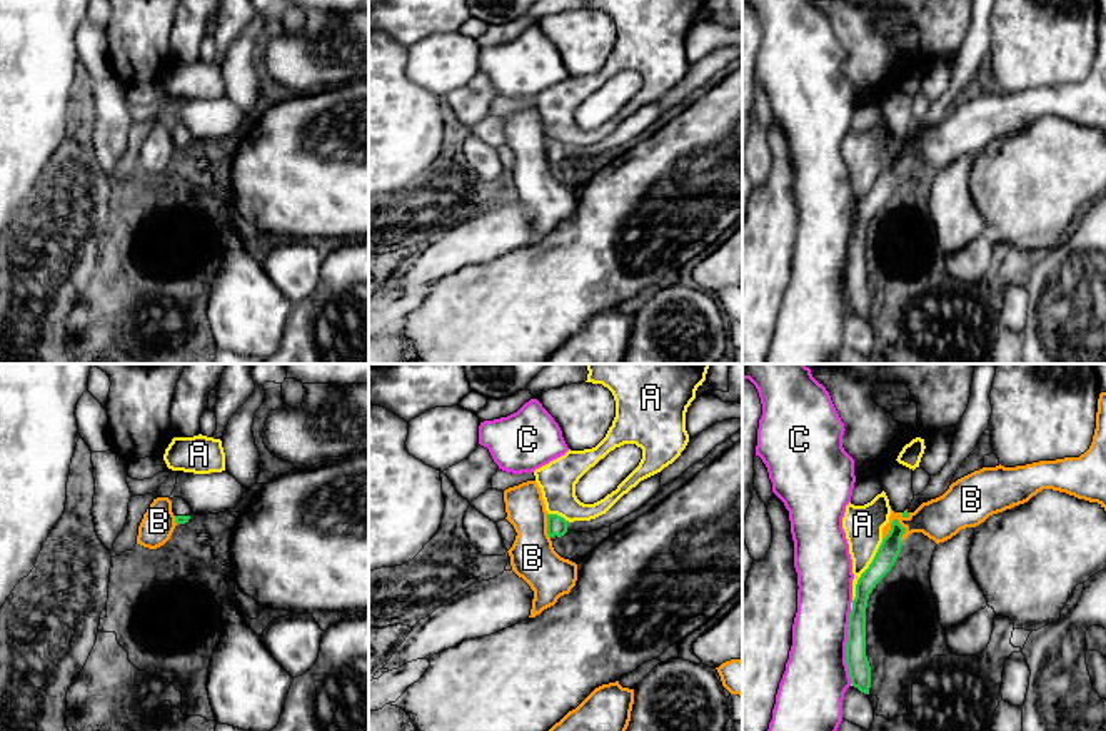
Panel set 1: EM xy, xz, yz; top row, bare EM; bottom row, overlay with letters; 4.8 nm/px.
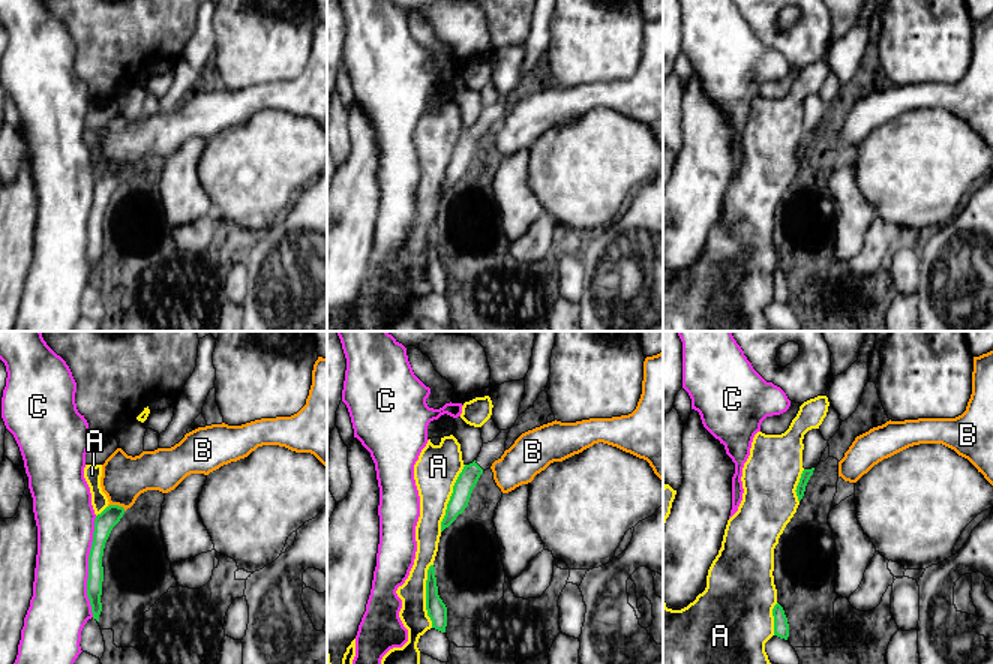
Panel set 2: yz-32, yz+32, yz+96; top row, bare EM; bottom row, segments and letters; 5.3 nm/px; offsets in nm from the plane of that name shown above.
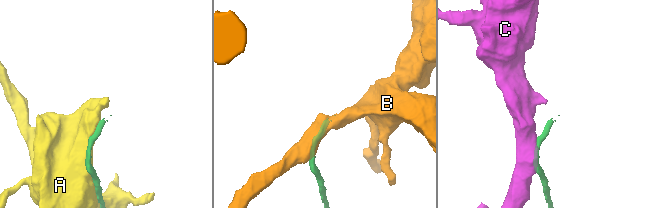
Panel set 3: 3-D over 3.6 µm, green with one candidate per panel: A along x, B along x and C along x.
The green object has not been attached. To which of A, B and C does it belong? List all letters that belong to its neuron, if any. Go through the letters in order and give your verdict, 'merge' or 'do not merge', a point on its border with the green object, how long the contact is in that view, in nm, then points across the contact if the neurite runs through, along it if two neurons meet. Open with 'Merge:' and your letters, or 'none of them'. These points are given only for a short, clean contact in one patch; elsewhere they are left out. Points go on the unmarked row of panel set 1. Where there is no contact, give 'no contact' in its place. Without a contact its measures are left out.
Merge: none of them
A: do not merge; contact yz (861, 201); length 380 nm
B: do not merge; contact yz (891, 151); length 130 nm
C: do not merge; contact yz (846, 272); length 360 nm

